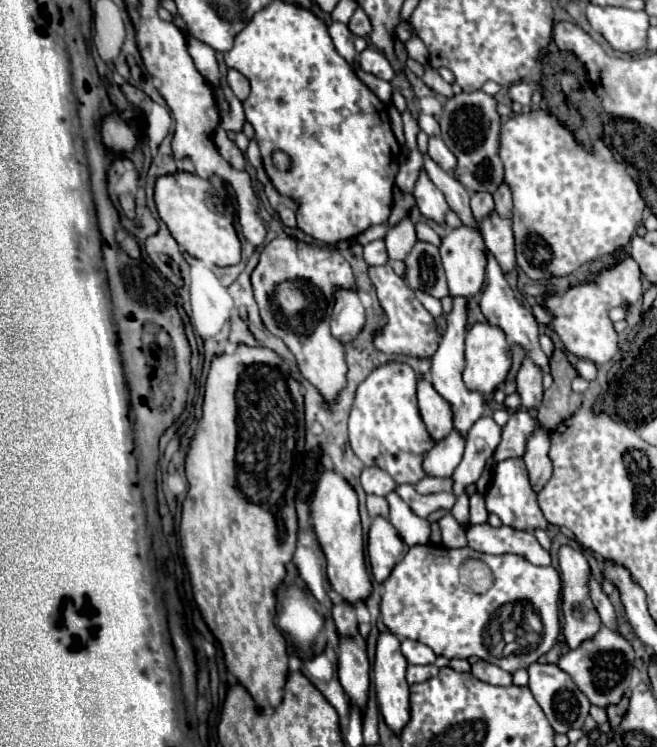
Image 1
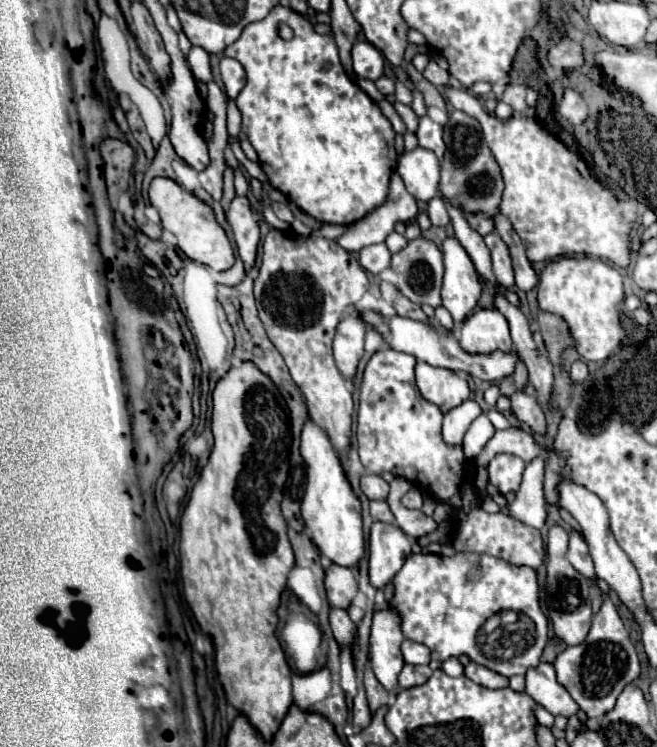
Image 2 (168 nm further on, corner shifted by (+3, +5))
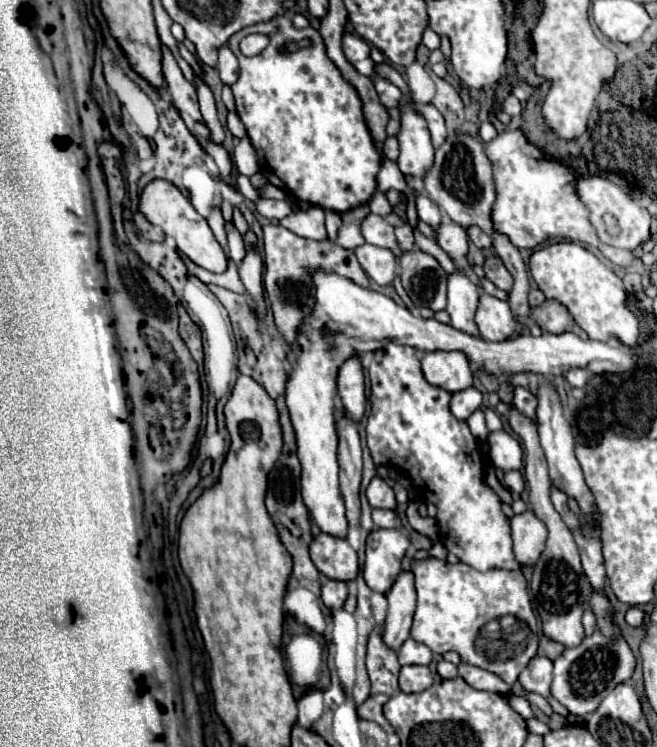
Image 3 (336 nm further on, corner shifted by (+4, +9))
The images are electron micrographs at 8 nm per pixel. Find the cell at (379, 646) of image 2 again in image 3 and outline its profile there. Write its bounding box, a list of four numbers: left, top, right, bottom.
[384,571,416,651]

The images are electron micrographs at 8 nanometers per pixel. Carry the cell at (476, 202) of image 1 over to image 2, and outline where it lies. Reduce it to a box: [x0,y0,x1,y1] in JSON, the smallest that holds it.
[467,213,493,235]

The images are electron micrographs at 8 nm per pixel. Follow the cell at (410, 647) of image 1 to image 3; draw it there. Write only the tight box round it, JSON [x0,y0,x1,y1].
[398,639,432,665]

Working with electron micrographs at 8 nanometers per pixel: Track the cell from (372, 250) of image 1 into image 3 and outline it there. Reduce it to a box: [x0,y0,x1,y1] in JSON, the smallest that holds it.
[354,243,396,285]

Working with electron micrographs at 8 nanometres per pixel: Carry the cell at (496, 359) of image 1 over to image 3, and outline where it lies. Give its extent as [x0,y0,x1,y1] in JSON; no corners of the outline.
[476,293,516,341]

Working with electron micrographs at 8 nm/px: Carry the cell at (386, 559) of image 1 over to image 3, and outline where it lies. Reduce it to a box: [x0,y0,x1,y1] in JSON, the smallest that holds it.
[364,529,410,593]

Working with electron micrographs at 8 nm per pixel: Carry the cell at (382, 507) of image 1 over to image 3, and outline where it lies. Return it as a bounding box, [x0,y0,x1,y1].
[372,509,398,529]

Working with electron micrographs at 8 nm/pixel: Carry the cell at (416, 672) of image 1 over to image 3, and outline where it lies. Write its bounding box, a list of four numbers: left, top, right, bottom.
[400,665,434,693]

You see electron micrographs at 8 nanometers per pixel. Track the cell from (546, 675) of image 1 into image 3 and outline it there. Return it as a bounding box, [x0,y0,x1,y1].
[518,655,552,697]

